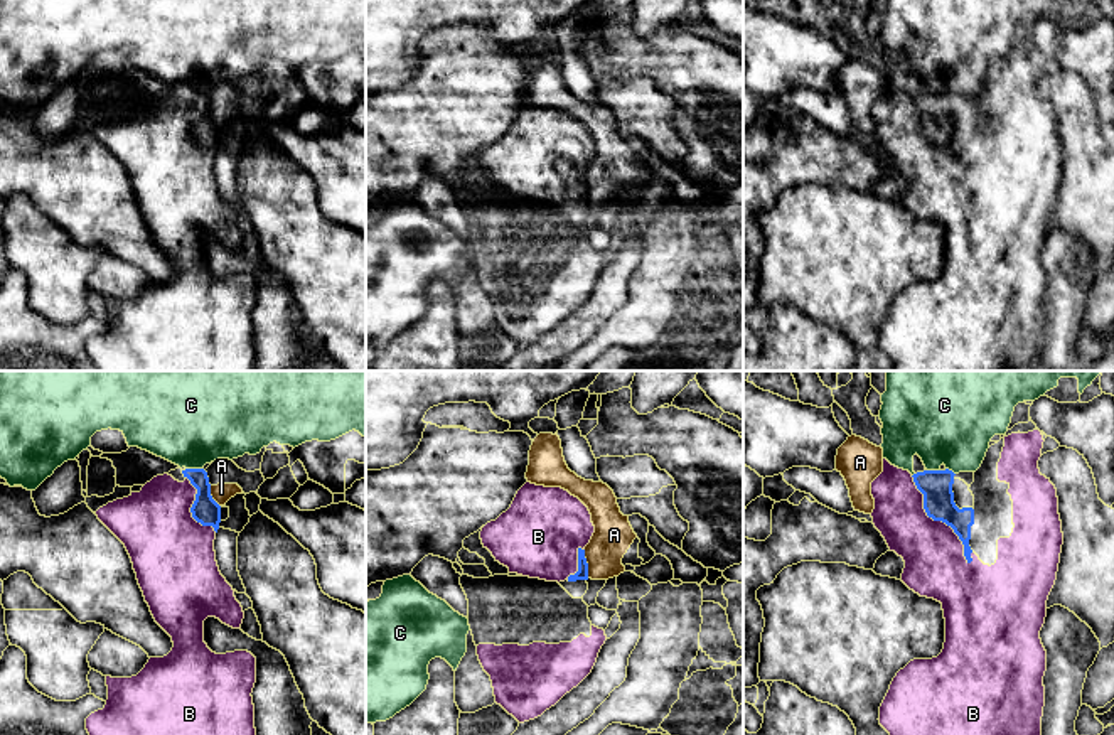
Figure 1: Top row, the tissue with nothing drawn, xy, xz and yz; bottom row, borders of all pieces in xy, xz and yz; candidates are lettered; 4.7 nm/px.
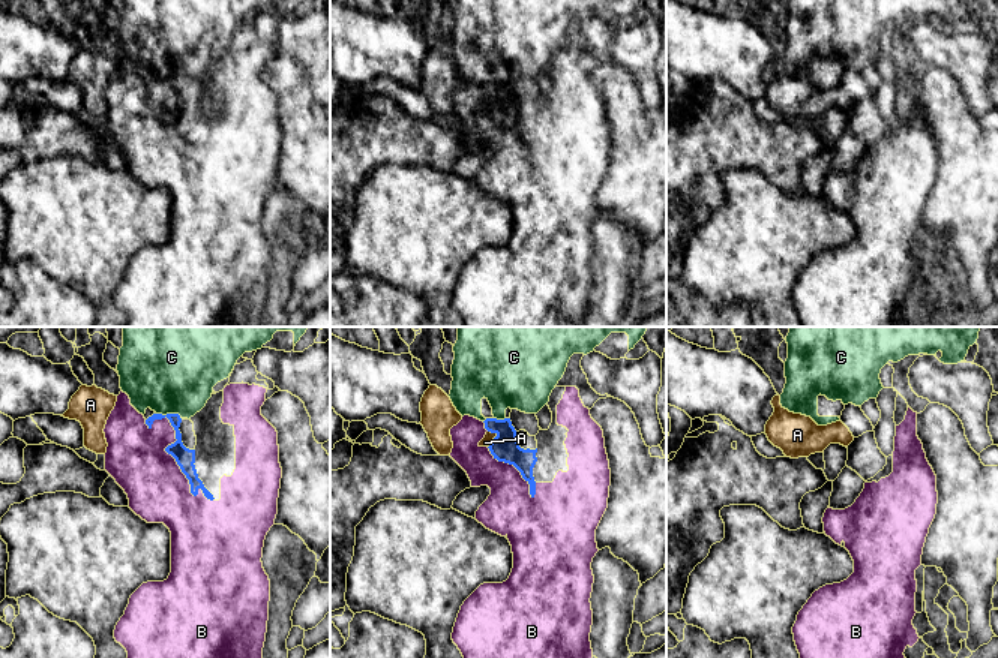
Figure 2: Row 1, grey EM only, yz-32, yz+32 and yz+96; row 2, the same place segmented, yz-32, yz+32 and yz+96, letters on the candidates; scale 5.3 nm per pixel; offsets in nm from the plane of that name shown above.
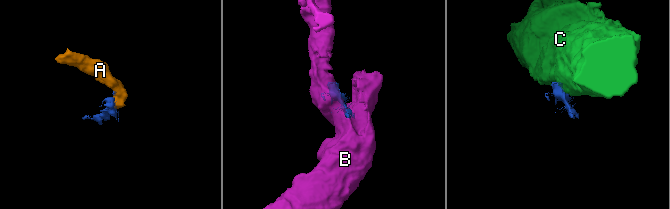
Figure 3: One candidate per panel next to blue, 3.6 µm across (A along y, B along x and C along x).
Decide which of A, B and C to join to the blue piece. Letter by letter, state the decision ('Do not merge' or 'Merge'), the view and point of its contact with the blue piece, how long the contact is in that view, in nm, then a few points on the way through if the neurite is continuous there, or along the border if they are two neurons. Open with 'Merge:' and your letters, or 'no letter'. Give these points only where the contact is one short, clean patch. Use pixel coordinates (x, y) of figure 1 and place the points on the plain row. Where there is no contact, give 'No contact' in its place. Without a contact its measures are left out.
Merge: B
A: Do not merge. Touches blue at xz (587, 186). Shared border 140 nm. Boundary: xz (583, 172), (589, 199)
B: Merge. Touches blue at yz (937, 142). Shared border 500 nm
C: Do not merge. Touches blue at xy (194, 91). Shared border 80 nm. Boundary: xy (186, 90), (201, 91)

